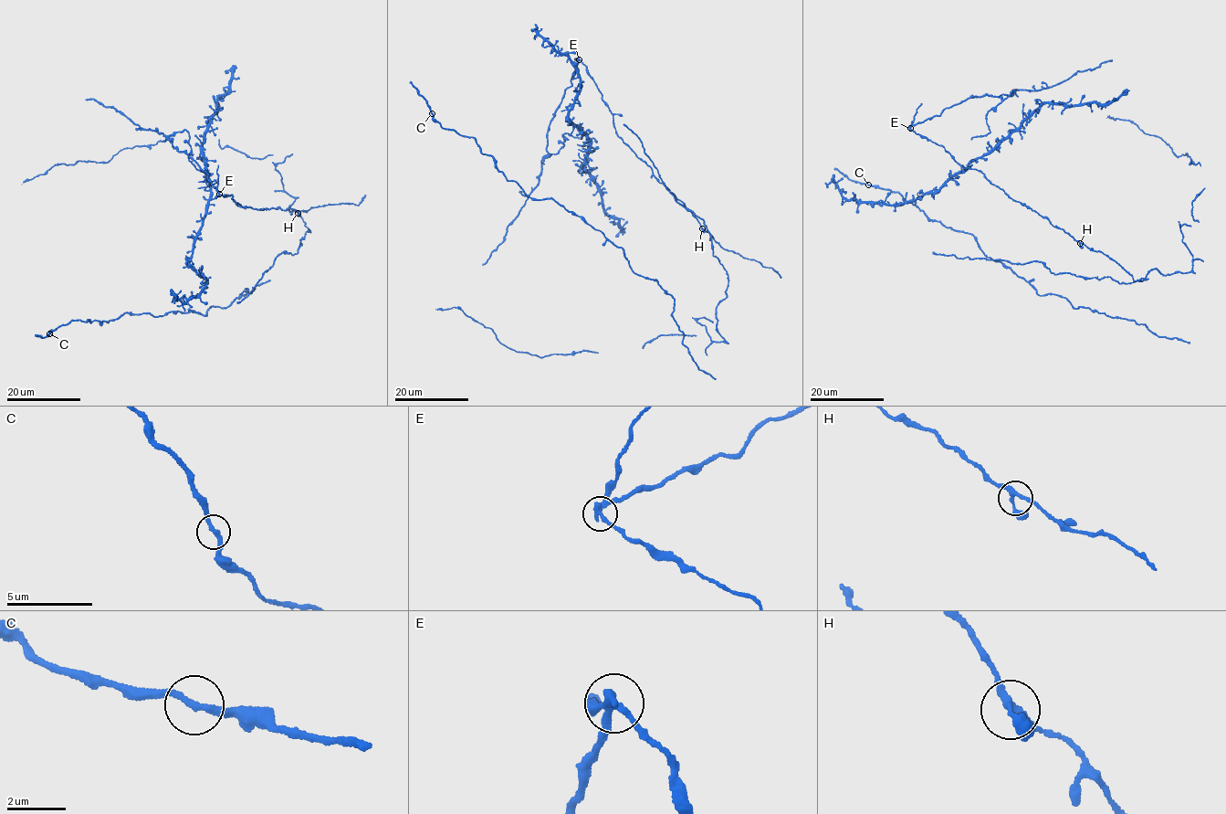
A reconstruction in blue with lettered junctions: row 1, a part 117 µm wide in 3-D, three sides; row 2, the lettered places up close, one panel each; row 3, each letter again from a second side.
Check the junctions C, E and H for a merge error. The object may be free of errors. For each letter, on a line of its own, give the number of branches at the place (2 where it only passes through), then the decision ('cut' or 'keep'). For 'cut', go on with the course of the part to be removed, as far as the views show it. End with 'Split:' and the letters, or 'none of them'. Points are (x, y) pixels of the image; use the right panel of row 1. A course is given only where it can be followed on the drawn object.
C: 2 | keep
E: 3 | cut | (909, 128), (940, 115), (945, 109), (969, 99), (988, 94), (1011, 95), (1016, 89), (1039, 90), (1111, 59)
H: 3 | keep
Split: E

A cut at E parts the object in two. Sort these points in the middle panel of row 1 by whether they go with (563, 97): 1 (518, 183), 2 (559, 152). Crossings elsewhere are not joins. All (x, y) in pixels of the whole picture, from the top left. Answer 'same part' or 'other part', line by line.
1: other part
2: same part

